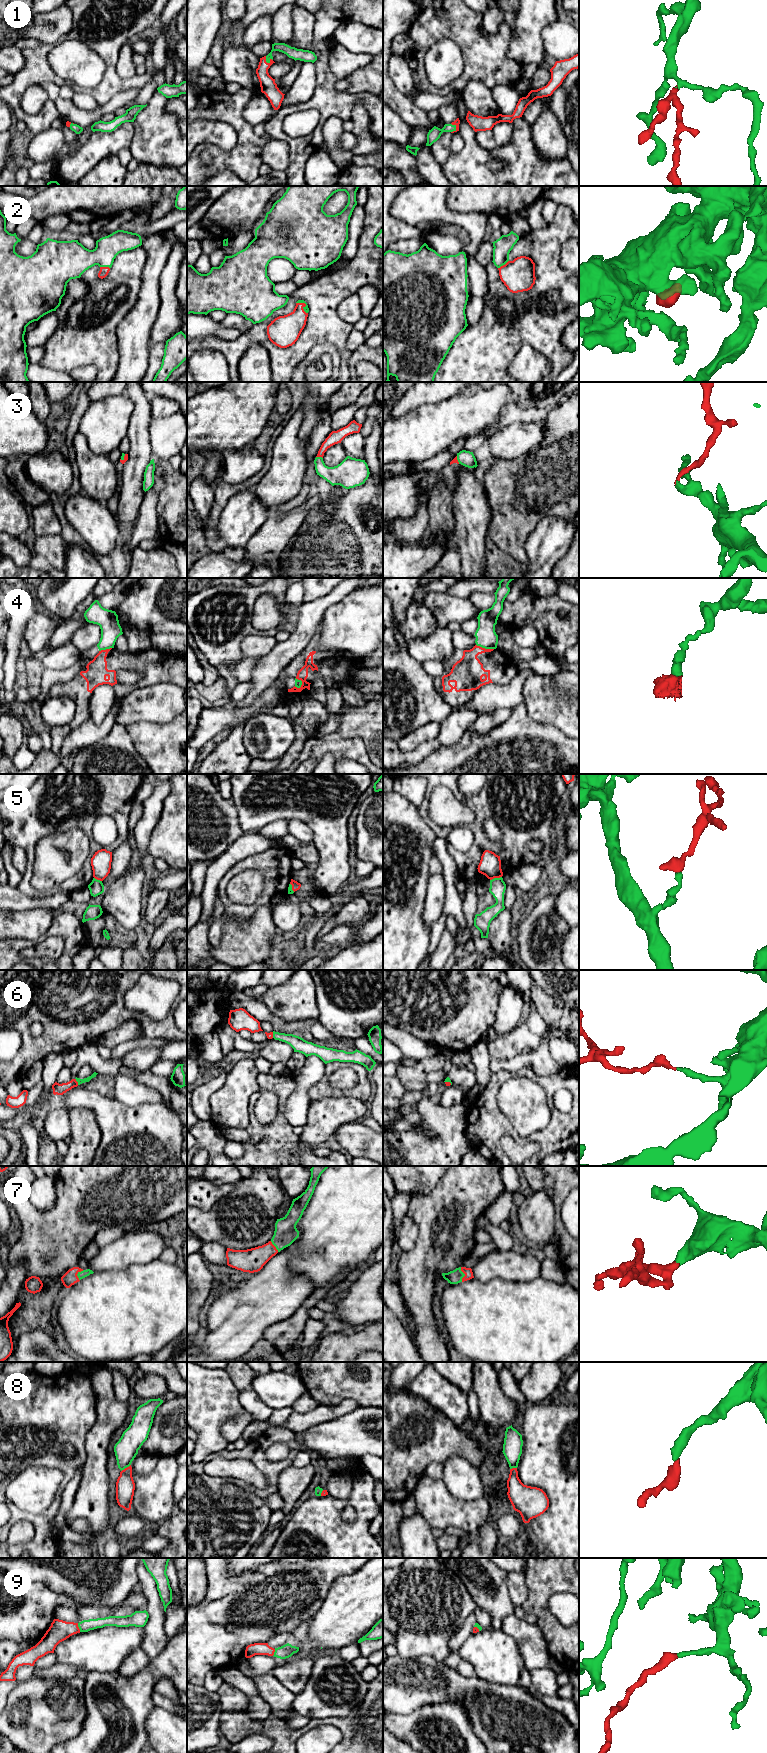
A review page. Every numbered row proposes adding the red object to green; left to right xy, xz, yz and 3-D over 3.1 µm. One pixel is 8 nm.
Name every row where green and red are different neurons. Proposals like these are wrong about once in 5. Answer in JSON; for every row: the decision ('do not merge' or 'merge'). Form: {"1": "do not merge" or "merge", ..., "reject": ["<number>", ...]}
{"1": "merge", "2": "merge", "3": "merge", "4": "do not merge", "5": "do not merge", "6": "merge", "7": "merge", "8": "merge", "9": "merge", "reject": ["4", "5"]}

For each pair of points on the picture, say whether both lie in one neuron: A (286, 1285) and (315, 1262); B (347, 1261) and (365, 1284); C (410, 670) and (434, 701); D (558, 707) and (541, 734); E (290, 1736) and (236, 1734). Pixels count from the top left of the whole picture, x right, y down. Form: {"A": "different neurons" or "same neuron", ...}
{"A": "different neurons", "B": "different neurons", "C": "same neuron", "D": "different neurons", "E": "same neuron"}

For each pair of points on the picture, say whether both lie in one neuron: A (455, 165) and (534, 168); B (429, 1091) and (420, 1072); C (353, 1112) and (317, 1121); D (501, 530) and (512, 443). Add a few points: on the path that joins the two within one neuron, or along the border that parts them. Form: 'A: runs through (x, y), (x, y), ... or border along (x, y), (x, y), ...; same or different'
A: runs through (475, 175), (509, 175), (514, 173); same
B: border along (429, 1083), (422, 1090), (406, 1091); different
C: runs through (344, 1112), (332, 1112), (326, 1115); same
D: border along (531, 448), (515, 458), (498, 460); different

